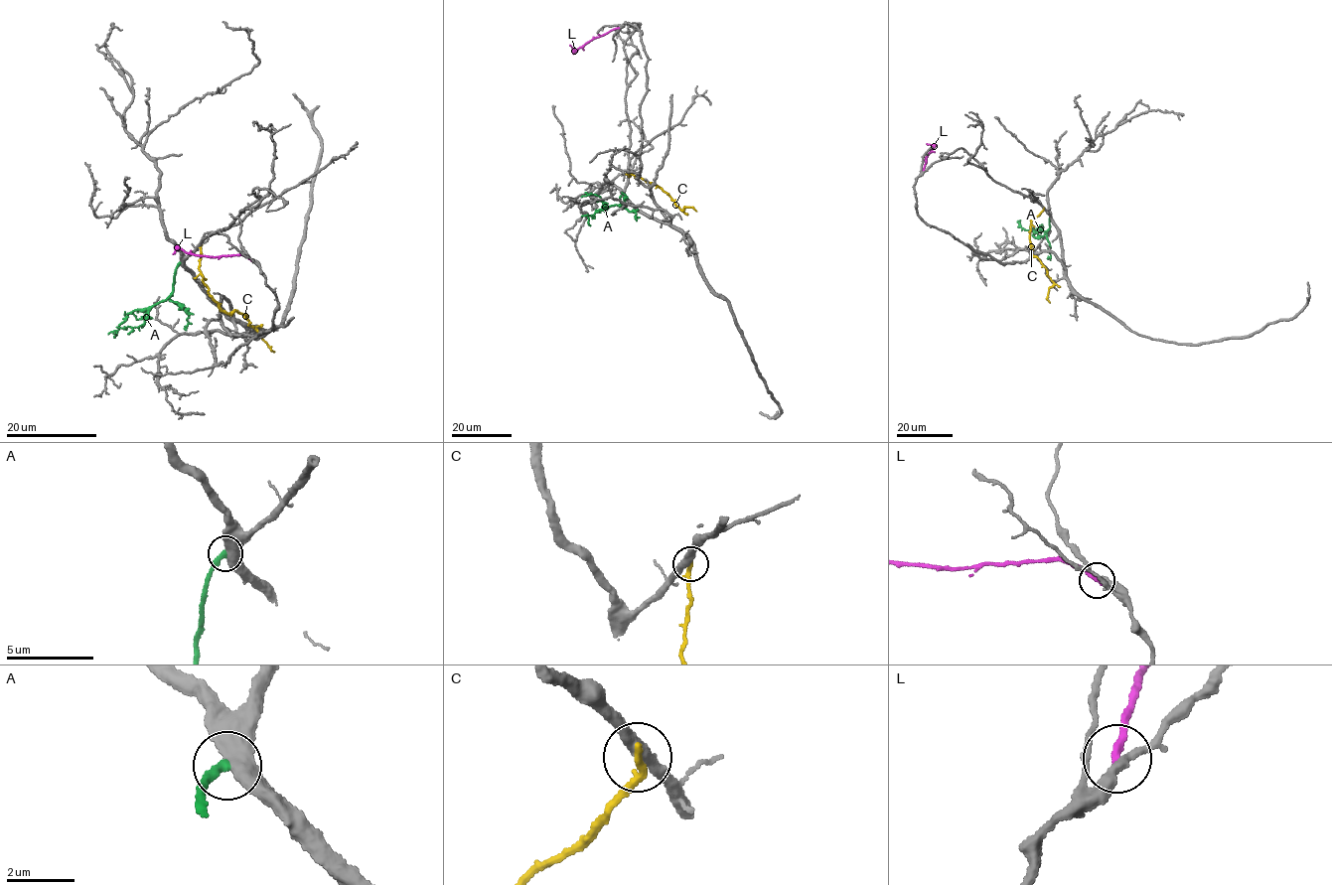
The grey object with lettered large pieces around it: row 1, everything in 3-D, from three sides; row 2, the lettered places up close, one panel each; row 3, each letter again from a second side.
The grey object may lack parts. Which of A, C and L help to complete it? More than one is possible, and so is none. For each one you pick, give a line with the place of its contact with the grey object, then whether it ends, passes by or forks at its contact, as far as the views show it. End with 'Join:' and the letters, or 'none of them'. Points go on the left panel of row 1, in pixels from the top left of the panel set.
Join: none of them

